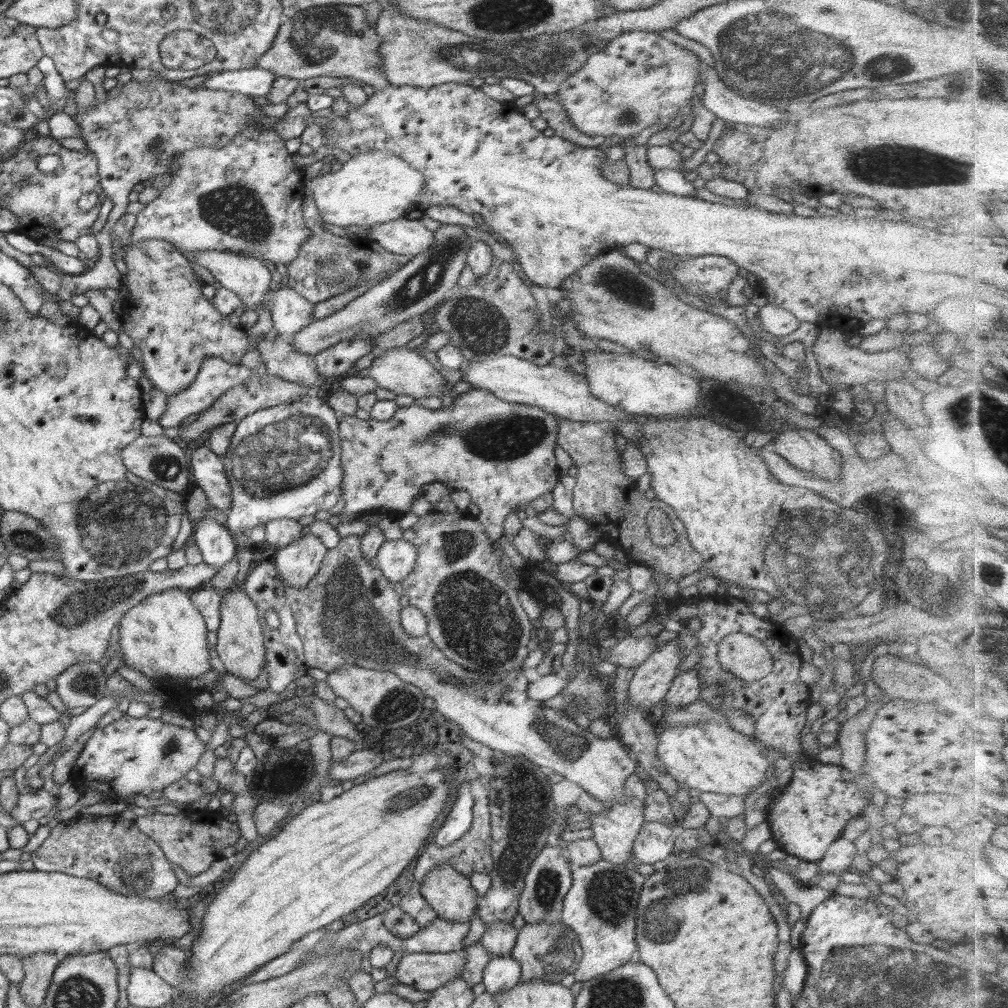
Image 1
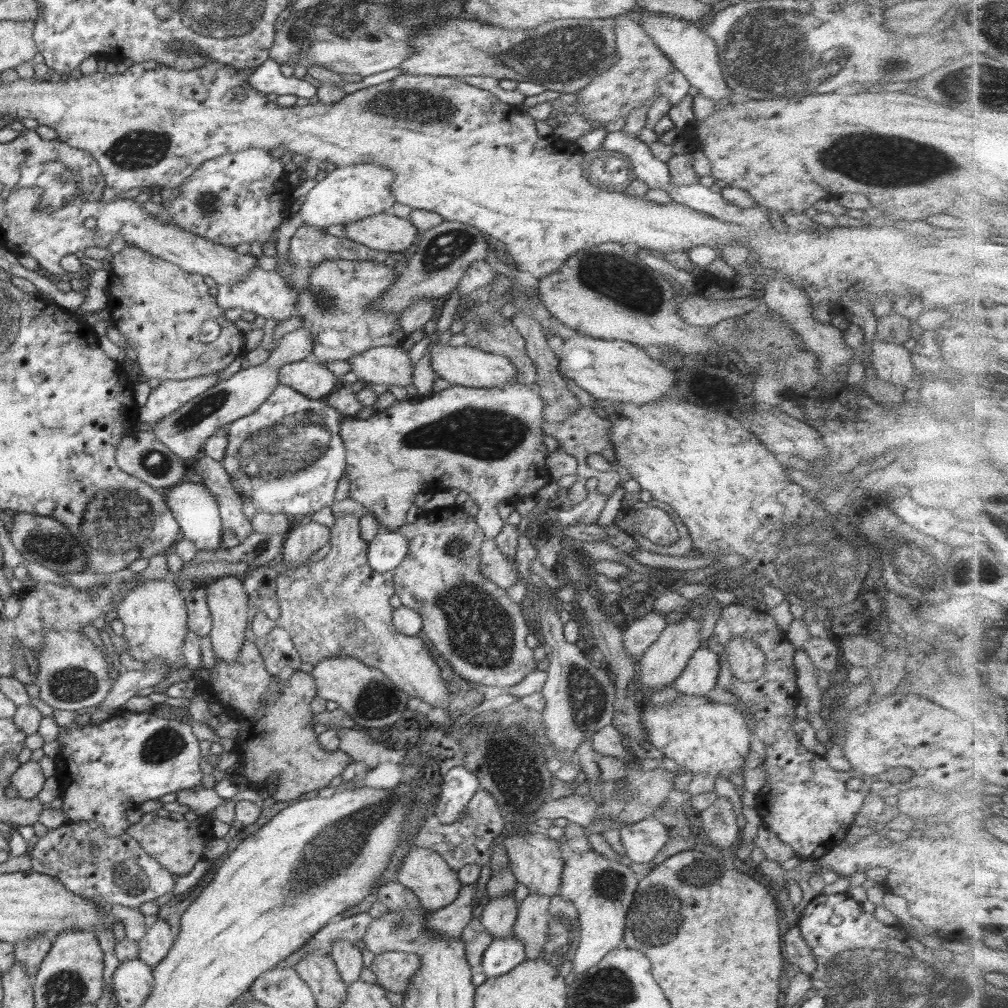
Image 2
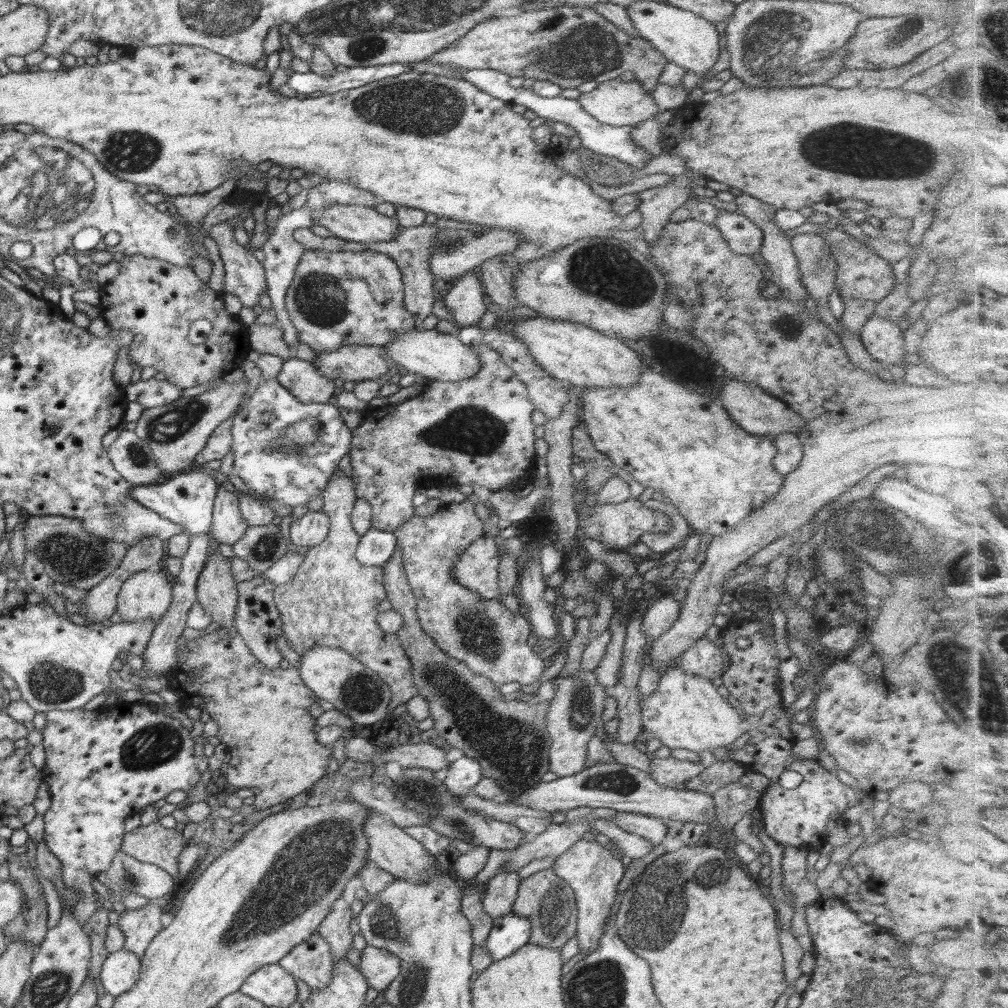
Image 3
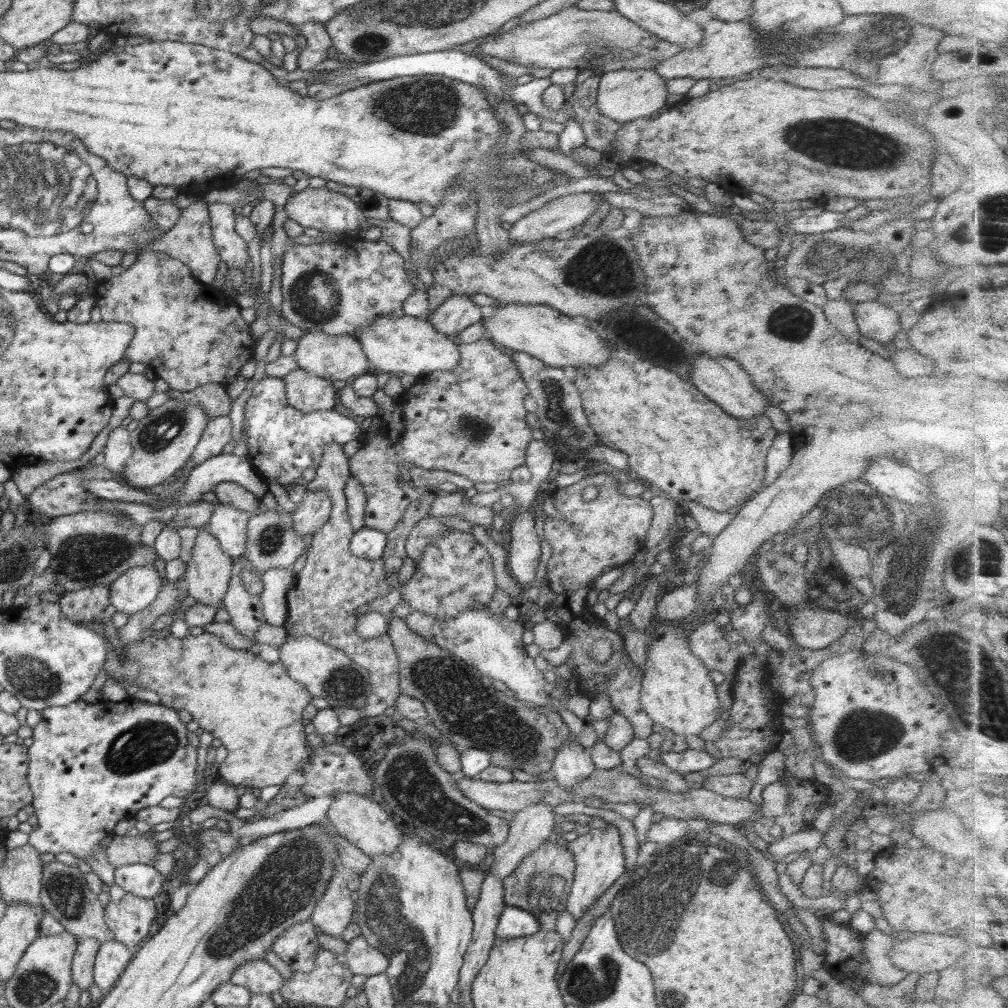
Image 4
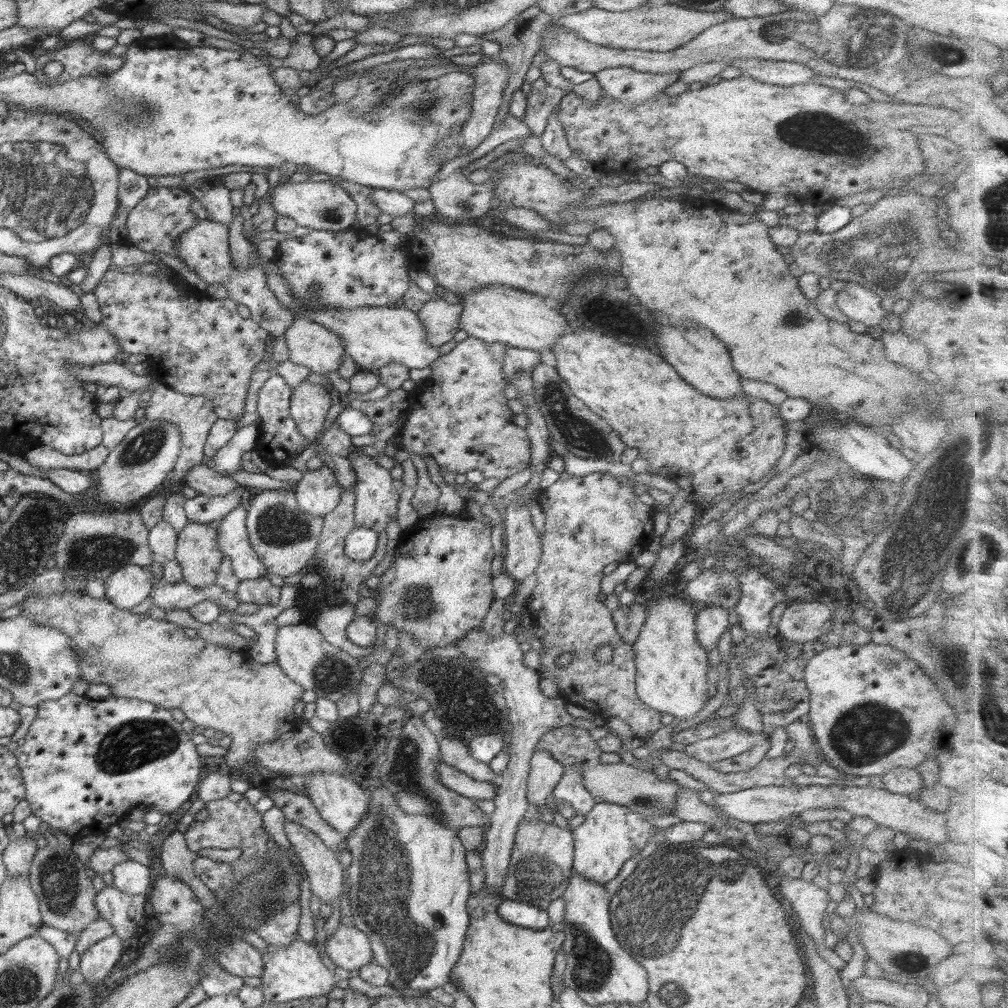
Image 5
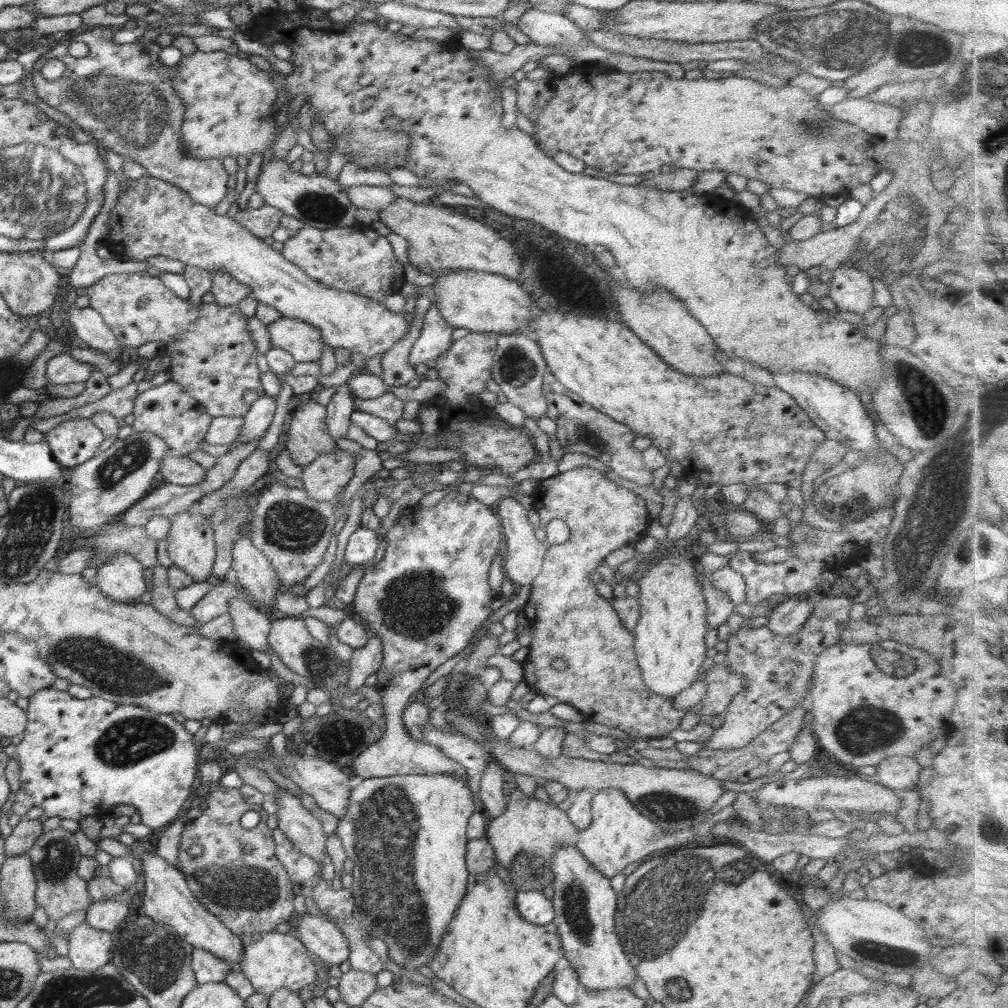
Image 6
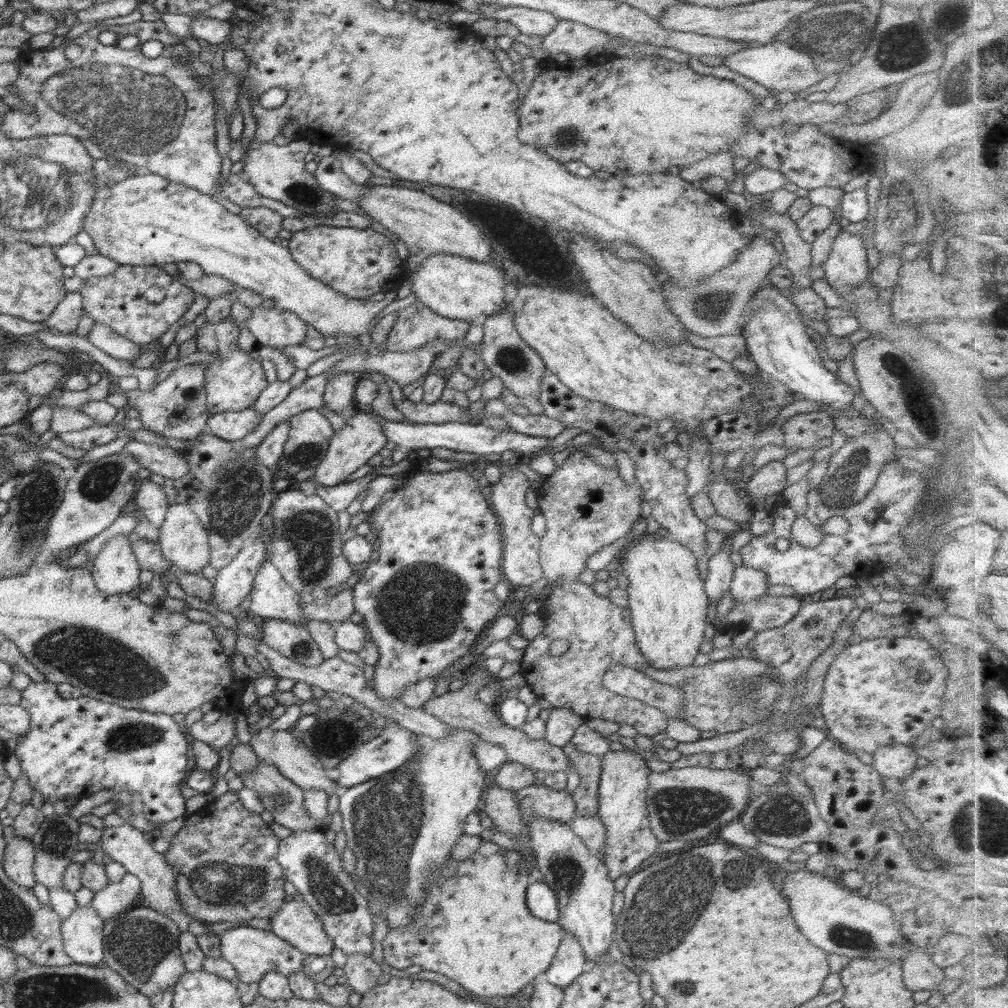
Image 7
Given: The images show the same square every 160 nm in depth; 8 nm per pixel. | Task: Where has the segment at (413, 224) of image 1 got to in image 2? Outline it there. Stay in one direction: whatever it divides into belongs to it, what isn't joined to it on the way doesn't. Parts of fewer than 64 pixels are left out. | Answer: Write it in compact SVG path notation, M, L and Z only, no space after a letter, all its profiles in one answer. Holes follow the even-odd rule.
M384 212L344 223L346 236L374 250L402 253L414 242L418 228L410 220Z

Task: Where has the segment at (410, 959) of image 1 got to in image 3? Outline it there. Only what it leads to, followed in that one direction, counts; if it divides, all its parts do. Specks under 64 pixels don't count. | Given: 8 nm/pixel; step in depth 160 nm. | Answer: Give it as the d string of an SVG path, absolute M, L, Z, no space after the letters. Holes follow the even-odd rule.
M368 944L362 950L360 964L356 968L375 993L386 991L394 982L394 978L400 976L402 972L400 958Z

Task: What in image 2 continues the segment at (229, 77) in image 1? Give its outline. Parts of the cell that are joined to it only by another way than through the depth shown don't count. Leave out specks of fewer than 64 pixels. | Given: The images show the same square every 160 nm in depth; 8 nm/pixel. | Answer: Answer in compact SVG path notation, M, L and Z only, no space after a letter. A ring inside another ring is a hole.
M266 60L263 64L256 67L256 71L247 77L249 85L264 95L295 94L300 98L312 96L314 89L307 79L299 80L294 76L286 78L279 71L280 66L274 60Z

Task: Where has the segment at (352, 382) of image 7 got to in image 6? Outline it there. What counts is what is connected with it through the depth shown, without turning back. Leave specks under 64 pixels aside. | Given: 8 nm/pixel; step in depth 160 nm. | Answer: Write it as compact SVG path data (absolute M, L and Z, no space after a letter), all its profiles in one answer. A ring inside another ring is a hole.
M341 384L330 398L326 407L326 424L330 436L335 440L346 439L346 431L351 423L351 414L357 408L357 399L352 395L349 386Z

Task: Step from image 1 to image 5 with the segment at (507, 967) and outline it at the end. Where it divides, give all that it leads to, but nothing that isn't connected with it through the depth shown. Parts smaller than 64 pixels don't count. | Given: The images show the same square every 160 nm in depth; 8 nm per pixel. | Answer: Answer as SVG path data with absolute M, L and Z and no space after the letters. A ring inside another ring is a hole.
M504 898L498 912L505 921L519 927L542 930L551 924L547 911L519 900Z

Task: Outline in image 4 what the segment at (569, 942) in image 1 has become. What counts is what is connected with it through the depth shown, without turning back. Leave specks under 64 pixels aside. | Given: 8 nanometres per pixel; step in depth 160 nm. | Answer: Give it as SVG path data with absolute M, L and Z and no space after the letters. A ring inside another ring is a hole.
M550 837L544 844L529 852L511 876L503 880L504 902L533 914L543 931L554 931L558 915L566 909L574 873L575 862L569 848Z

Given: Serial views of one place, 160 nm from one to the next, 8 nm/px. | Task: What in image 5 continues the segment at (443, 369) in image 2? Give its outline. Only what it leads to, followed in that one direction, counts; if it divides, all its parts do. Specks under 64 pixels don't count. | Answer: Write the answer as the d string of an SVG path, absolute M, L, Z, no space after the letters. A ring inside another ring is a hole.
M369 306L353 309L323 308L310 314L309 320L336 333L343 342L344 352L361 370L376 372L388 363L400 363L408 368L426 368L440 358L438 347L425 340L425 328L417 312L396 307Z

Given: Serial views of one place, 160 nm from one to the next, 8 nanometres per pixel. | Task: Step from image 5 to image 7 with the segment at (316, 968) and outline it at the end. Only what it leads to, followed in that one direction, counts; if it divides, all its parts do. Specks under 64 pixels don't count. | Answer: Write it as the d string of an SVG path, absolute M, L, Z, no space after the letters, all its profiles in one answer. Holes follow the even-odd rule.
M240 925L224 930L219 937L222 959L236 969L238 981L241 983L256 982L258 984L264 978L264 974L268 974L268 972L279 972L288 977L290 974L302 970L302 966L304 966L302 960L304 960L305 954L276 936L272 931Z

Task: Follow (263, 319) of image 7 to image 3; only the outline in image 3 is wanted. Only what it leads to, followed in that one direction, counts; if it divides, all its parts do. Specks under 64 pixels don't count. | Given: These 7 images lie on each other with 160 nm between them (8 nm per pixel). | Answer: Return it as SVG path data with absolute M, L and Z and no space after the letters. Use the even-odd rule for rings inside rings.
M359 344L342 345L332 352L319 352L312 363L322 376L330 380L334 381L336 378L340 378L340 380L354 380L356 382L374 381L381 378L393 365L391 360L385 356L385 347Z

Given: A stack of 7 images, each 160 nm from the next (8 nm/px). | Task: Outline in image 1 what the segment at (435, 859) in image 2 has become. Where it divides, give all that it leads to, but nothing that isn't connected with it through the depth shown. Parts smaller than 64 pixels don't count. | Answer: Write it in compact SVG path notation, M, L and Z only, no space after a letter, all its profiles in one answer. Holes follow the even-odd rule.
M441 864L428 872L420 888L421 896L444 920L469 923L478 906L477 890L452 866Z

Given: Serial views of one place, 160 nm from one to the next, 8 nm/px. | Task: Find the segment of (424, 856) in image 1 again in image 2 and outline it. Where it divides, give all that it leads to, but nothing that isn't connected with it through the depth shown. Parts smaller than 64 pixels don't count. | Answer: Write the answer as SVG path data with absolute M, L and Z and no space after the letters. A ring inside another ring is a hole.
M478 789L465 806L464 815L456 824L438 824L433 822L423 826L412 841L420 848L437 852L454 871L460 870L465 864L479 864L481 867L491 860L490 847L496 836L504 829L504 820L499 805L490 792Z

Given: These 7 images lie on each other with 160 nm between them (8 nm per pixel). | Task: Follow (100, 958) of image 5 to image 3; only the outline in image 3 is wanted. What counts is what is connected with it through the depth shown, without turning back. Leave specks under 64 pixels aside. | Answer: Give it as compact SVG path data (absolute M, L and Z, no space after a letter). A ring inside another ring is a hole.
M125 949L109 953L100 971L100 981L106 993L118 998L130 988L134 988L134 984L140 978L140 970L142 970L140 960L137 954Z

